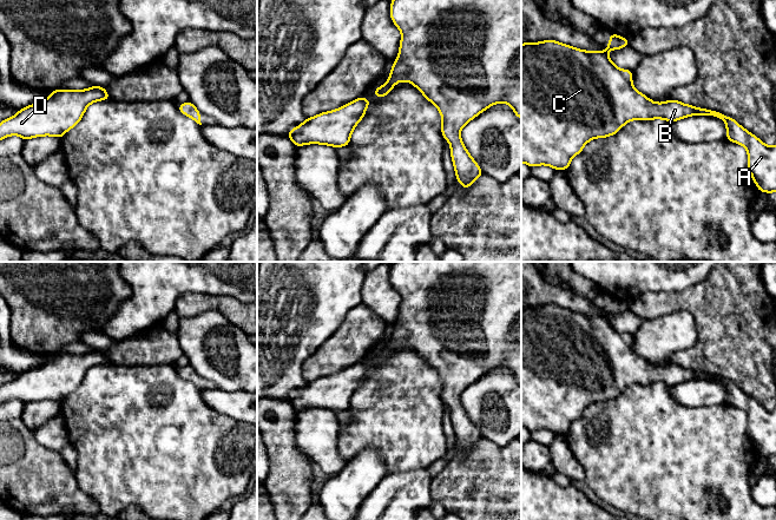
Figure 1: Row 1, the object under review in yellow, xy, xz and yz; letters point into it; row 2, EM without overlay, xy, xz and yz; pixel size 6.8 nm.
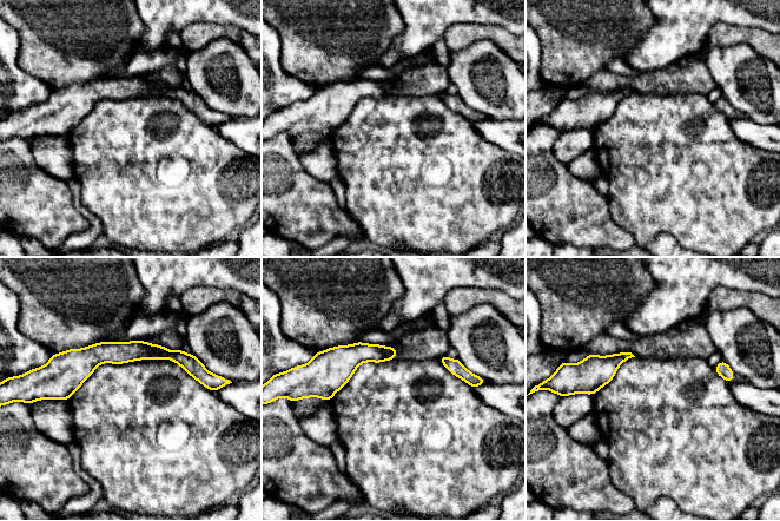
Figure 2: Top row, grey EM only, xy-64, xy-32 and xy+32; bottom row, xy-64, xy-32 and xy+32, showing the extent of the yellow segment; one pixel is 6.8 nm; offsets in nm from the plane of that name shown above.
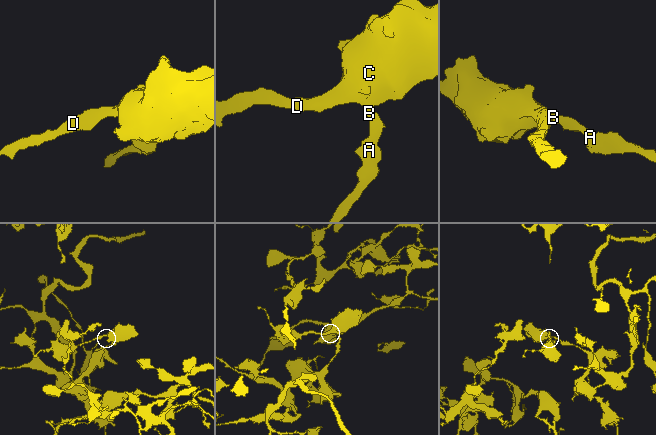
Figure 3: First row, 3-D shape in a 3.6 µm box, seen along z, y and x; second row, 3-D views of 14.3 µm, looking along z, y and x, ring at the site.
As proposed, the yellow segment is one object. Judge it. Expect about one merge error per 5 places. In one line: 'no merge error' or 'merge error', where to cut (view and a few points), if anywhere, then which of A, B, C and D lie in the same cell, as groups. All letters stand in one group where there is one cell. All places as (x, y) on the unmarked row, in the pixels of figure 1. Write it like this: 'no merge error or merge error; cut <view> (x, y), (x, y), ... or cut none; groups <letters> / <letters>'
no merge error; cut none; groups A B C D

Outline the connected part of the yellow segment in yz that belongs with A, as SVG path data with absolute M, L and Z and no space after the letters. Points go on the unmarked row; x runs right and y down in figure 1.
M614 297L610 298L610 307L604 316L587 316L555 304L521 308L521 427L530 432L547 429L555 434L567 434L572 422L583 415L586 407L594 402L613 400L631 384L664 383L672 387L689 380L712 380L725 387L726 404L747 413L748 433L757 453L765 458L776 456L776 409L765 409L735 383L718 375L699 373L675 363L664 367L652 366L633 351L632 335L618 333L607 320L610 315L626 310L629 303Z

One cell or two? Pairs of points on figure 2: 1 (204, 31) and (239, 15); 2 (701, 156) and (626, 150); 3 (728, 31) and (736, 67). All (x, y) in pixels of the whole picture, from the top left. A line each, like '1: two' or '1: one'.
1: two
2: one
3: two

